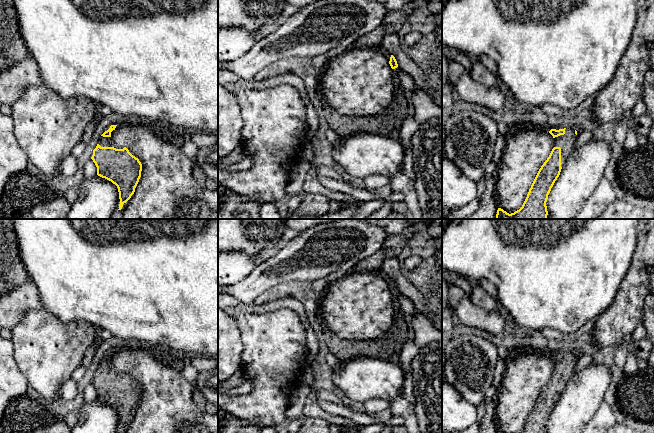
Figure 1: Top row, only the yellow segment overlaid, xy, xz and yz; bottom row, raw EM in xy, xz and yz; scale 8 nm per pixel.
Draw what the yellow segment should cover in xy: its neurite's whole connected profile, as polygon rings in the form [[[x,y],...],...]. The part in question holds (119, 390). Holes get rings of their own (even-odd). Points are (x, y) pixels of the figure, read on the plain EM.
[[[111,349],[98,364],[91,383],[97,391],[97,399],[111,405],[118,412],[119,433],[122,433],[135,416],[142,395],[142,388],[129,374],[116,373],[111,367],[111,356],[117,349]]]

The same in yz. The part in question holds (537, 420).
[[[573,352],[551,353],[549,357],[554,362],[554,372],[539,393],[520,433],[547,433],[546,426],[551,412],[572,378],[578,361],[577,355]]]

